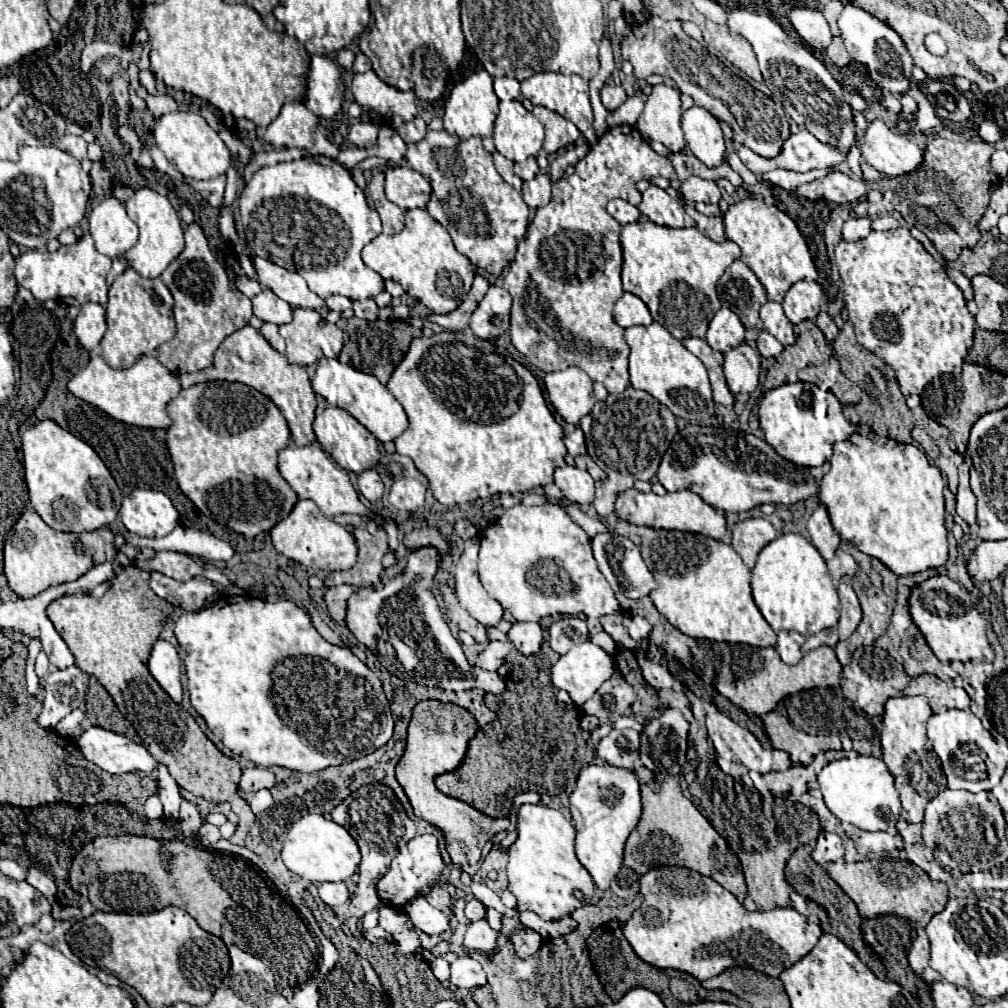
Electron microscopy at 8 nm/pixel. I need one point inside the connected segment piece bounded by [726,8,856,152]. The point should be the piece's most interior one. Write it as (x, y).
(810, 95)

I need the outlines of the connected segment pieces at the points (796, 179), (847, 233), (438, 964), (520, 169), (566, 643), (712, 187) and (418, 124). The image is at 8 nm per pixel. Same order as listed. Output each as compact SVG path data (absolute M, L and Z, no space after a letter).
M830 168L826 170L810 170L806 174L798 174L798 172L790 172L790 170L772 170L761 175L764 182L772 182L774 186L784 188L788 192L796 192L798 186L812 182L816 178L824 178L826 174L830 174Z
M848 218L842 228L842 238L846 242L856 242L856 240L866 238L870 232L872 232L872 228L870 228L868 218Z
M434 958L434 960L430 962L430 968L432 968L436 980L446 982L446 980L450 978L450 966L448 966L448 962L446 962L444 958Z
M530 156L524 162L517 163L514 166L514 172L524 181L530 181L539 173L540 168L538 166L535 157Z
M562 618L550 626L550 648L558 654L570 652L576 644L588 640L586 622L580 618Z
M690 176L682 182L680 194L686 202L704 202L704 204L718 204L720 200L720 190L714 182L702 180L698 176Z
M416 116L414 120L404 122L396 130L404 142L420 142L424 138L424 132L426 132L426 122L420 116Z

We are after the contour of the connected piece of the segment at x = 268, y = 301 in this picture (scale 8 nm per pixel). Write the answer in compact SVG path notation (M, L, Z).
M262 290L258 296L254 296L252 310L254 316L258 316L262 322L272 322L280 326L292 320L292 306L280 300L272 290Z

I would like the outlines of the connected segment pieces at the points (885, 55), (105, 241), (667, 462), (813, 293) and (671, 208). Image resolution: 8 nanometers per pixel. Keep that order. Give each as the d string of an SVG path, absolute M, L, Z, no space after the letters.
M840 14L838 28L850 58L862 62L874 82L880 82L892 94L902 94L908 90L908 86L912 84L912 58L902 38L888 24L872 14Z
M114 196L104 198L92 210L88 222L94 248L108 258L120 258L138 242L138 226L128 218L124 204Z
M690 424L674 436L660 462L656 478L668 492L692 490L718 510L746 512L766 502L792 506L816 496L828 468L828 462L818 468L794 466L778 456L768 442L746 432Z
M796 282L784 296L784 312L792 324L802 320L816 320L818 312L826 306L826 294L816 282Z
M650 186L642 192L642 202L638 204L638 210L648 216L654 224L668 226L668 228L692 228L696 222L686 214L684 204L676 198L672 198L666 190L658 186Z

